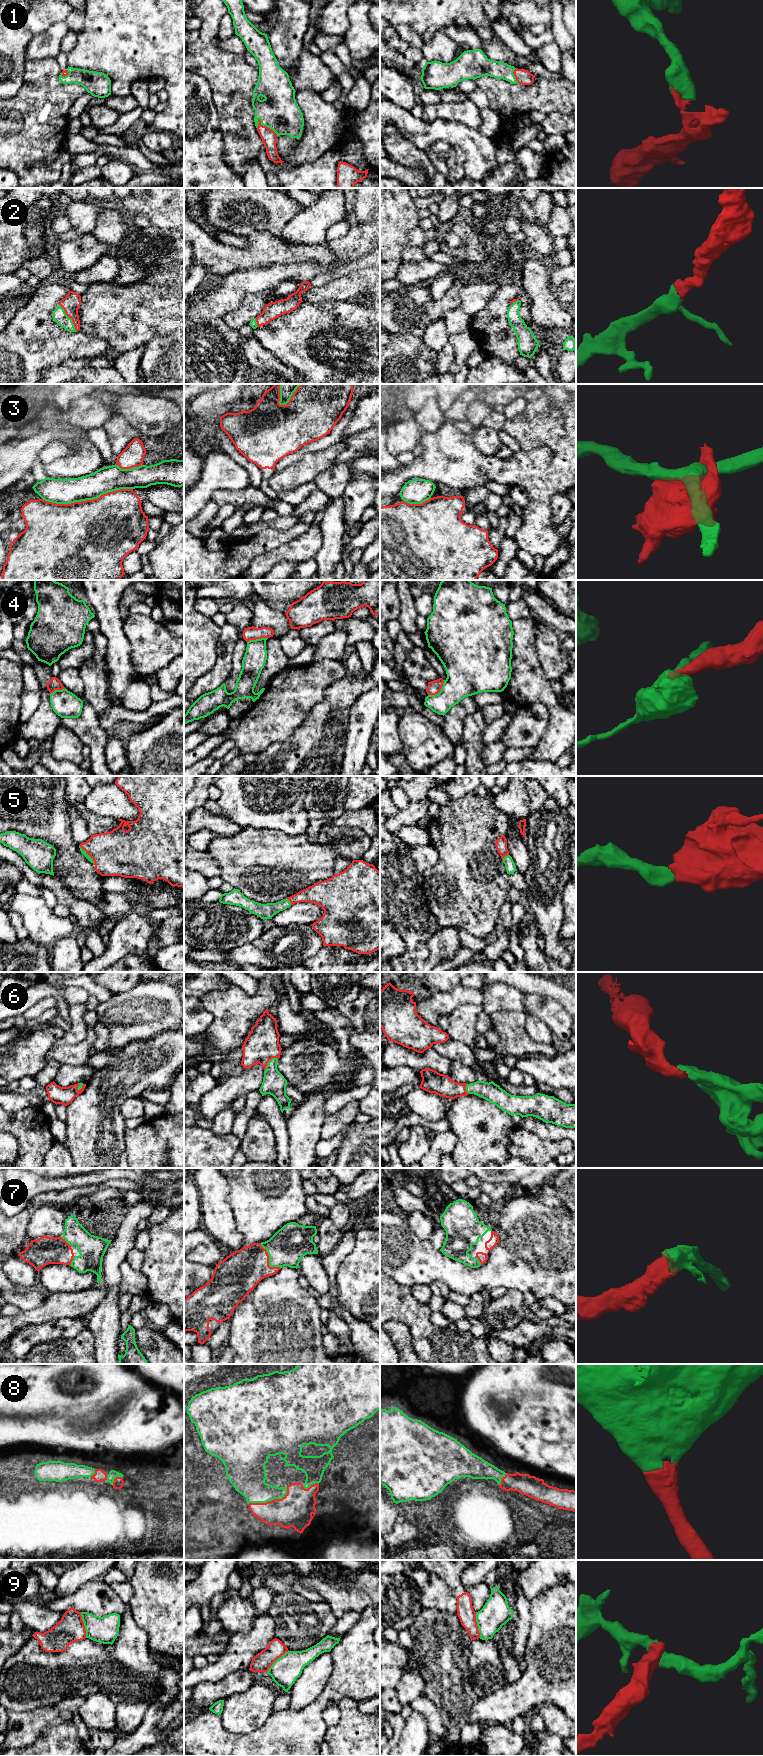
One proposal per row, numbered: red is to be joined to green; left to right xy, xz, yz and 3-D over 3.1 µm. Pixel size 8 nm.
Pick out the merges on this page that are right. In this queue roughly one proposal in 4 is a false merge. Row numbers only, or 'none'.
1, 2, 5, 6, 7, 8

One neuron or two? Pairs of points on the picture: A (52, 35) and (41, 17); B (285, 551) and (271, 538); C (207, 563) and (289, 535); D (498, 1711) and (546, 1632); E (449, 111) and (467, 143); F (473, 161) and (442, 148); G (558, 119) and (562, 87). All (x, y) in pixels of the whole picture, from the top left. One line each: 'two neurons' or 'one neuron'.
A: two neurons
B: two neurons
C: one neuron
D: one neuron
E: two neurons
F: two neurons
G: two neurons

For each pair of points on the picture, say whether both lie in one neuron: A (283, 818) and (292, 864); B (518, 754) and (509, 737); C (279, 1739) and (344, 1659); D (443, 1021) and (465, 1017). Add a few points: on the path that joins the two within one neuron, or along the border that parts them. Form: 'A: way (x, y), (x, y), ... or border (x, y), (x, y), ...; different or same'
A: border (263, 828), (276, 828), (292, 835), (304, 833); different
B: border (533, 746), (508, 748); different
C: way (300, 1724), (344, 1680); same
D: border (449, 1015), (449, 1028), (446, 1032); different

